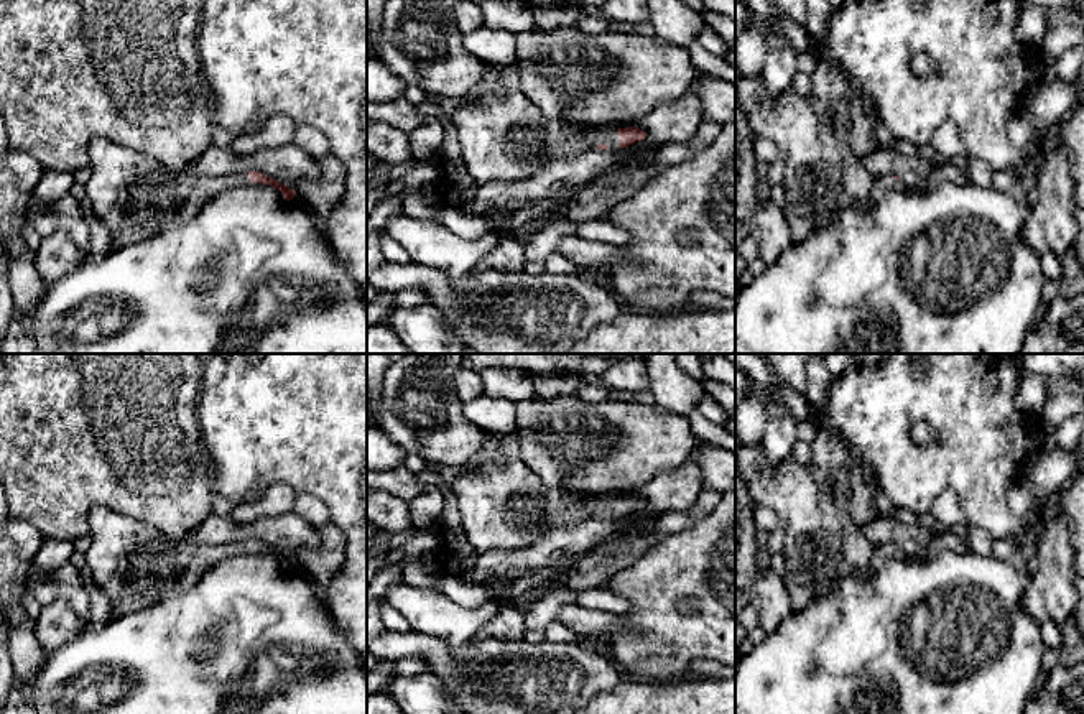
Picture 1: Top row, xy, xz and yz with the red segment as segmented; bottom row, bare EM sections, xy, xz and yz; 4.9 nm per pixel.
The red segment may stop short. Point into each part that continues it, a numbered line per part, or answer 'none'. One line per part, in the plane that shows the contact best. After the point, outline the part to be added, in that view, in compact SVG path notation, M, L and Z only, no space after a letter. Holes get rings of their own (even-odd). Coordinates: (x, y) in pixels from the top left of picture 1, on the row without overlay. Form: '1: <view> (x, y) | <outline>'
1: xz (505, 505) | M485 431L477 459L449 475L461 513L464 538L477 554L492 549L515 549L531 546L549 526L566 525L581 515L607 513L618 517L617 497L604 494L577 494L548 487L520 459L498 462L503 434Z

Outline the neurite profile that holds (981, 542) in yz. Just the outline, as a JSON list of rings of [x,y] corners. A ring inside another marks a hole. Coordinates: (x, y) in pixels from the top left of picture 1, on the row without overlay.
[[[969,528],[964,530],[966,540],[969,543],[969,551],[979,556],[992,556],[994,538],[987,530]]]

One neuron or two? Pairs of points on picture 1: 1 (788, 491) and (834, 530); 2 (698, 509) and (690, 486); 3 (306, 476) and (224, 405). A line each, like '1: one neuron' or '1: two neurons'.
1: one neuron
2: two neurons
3: one neuron

